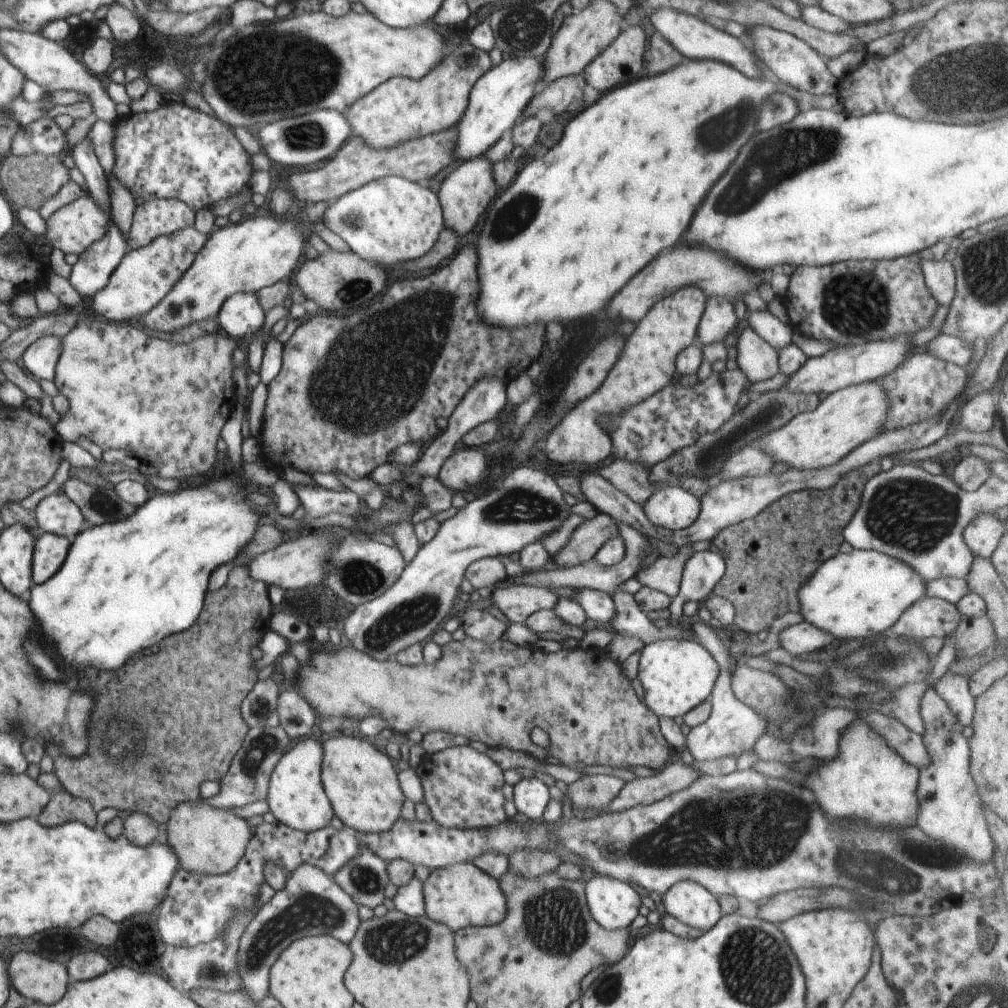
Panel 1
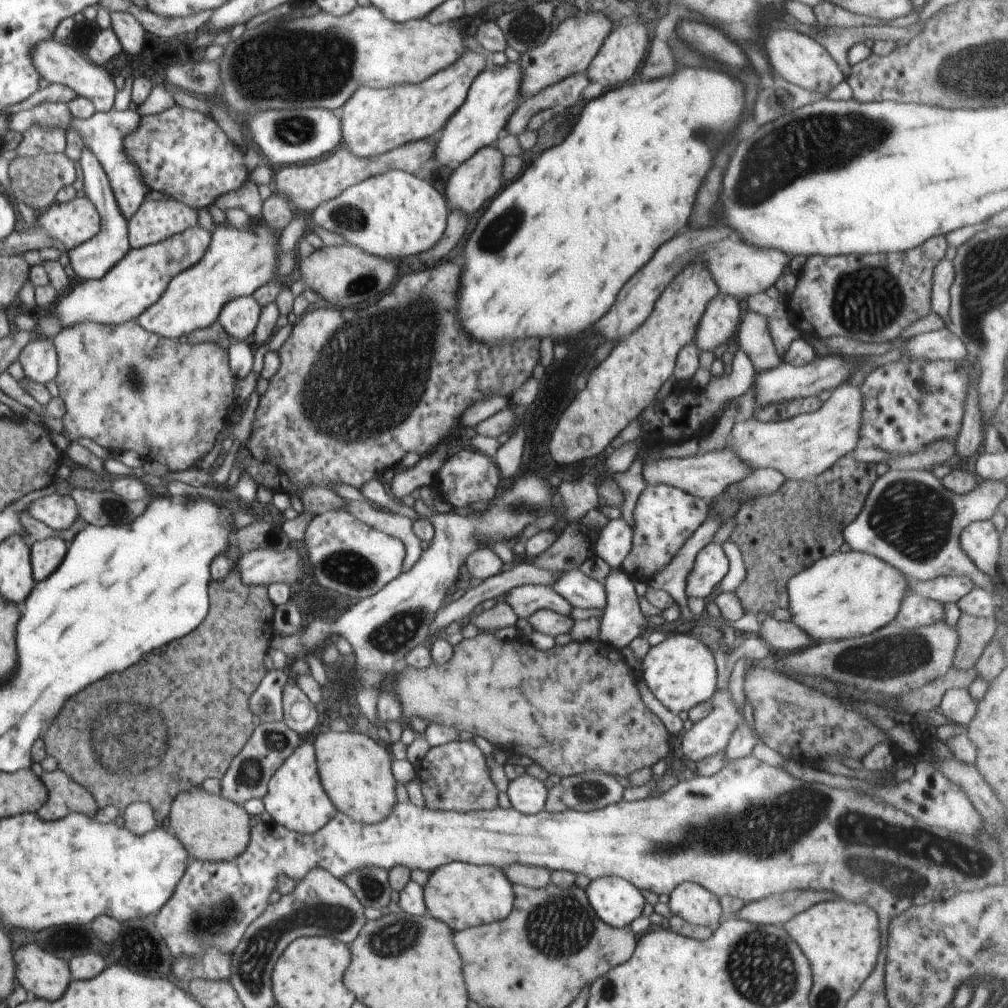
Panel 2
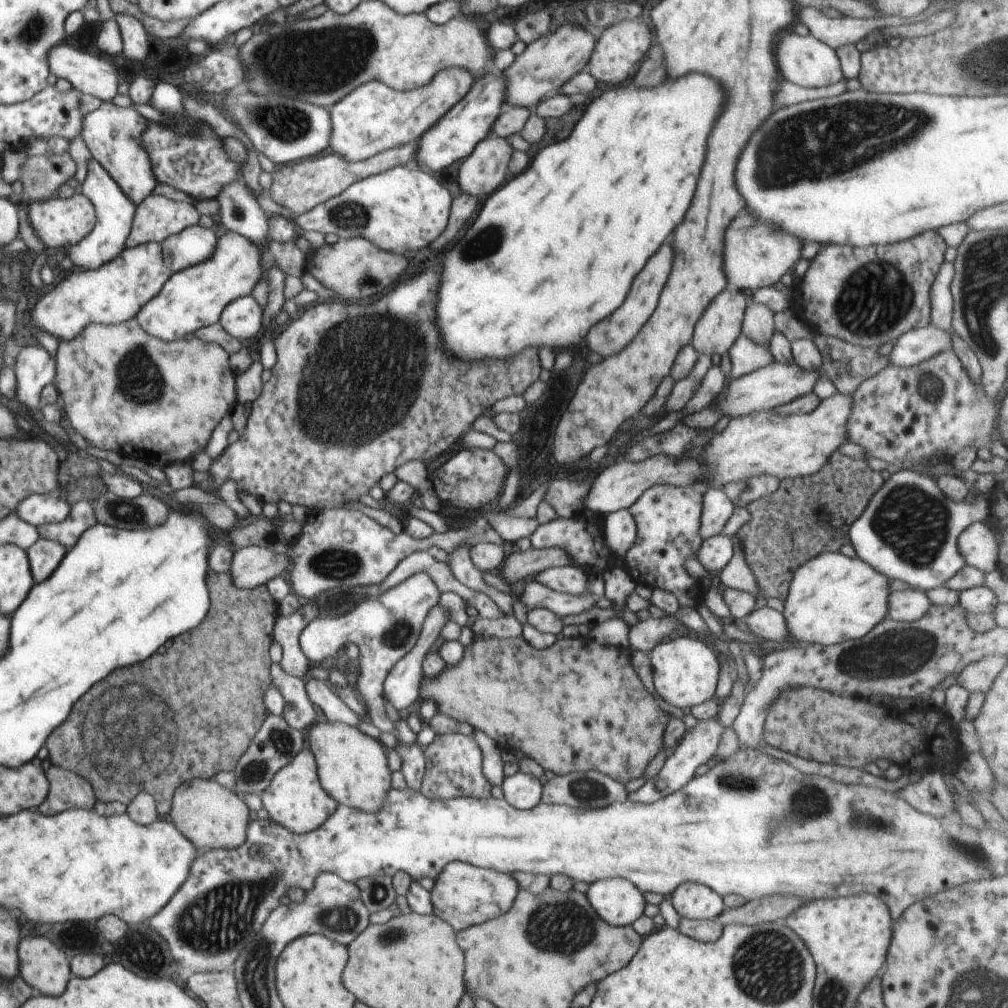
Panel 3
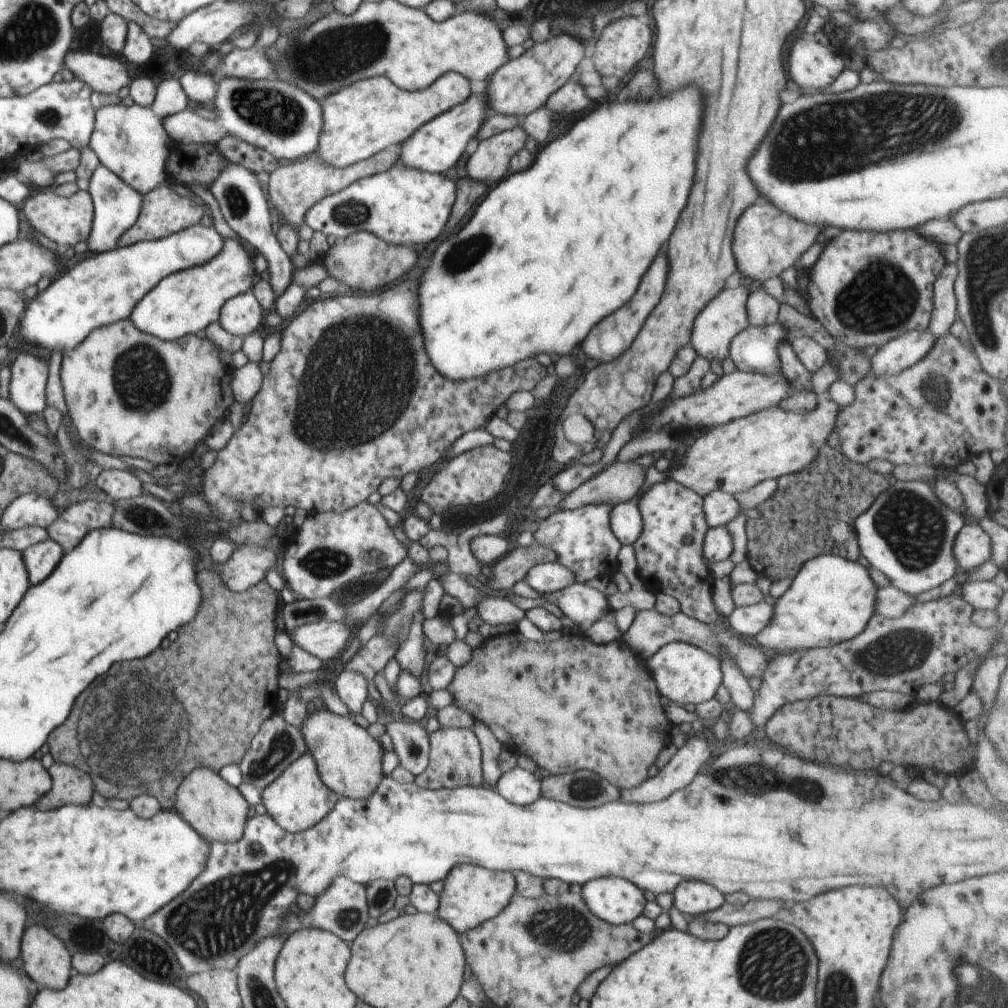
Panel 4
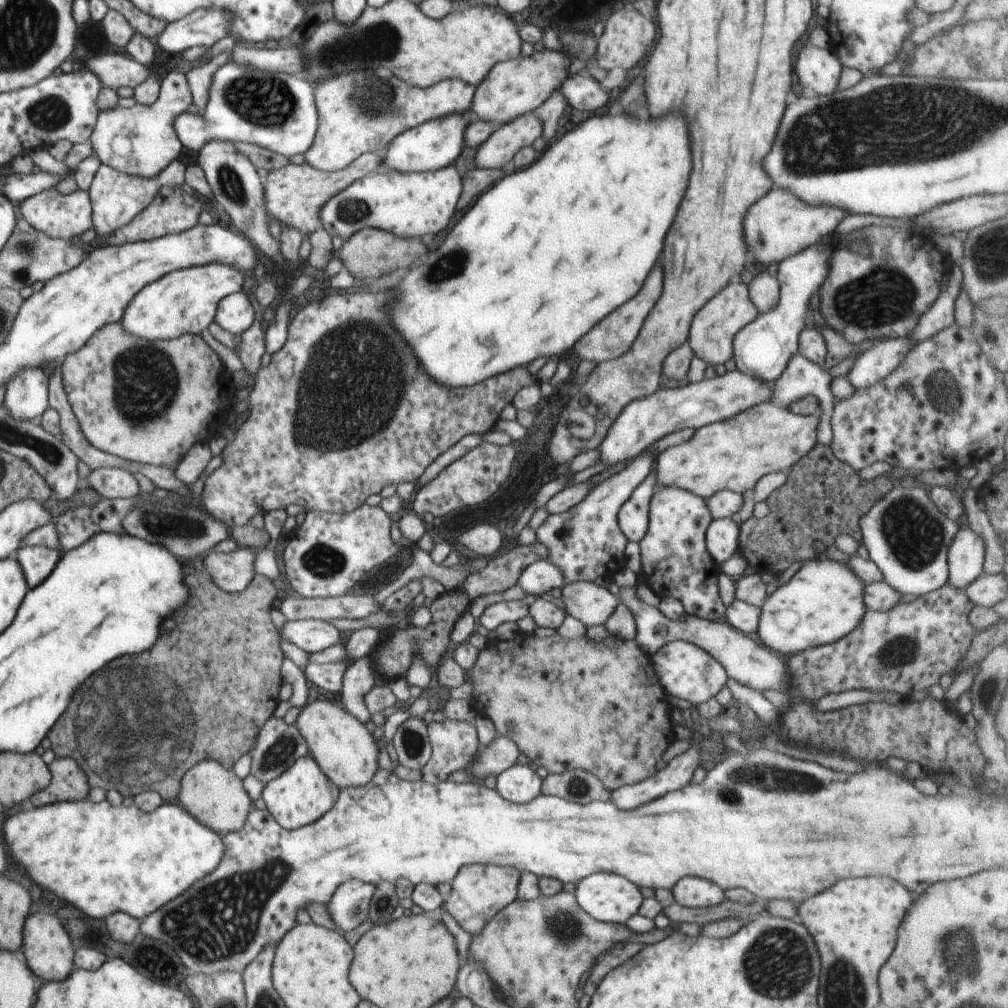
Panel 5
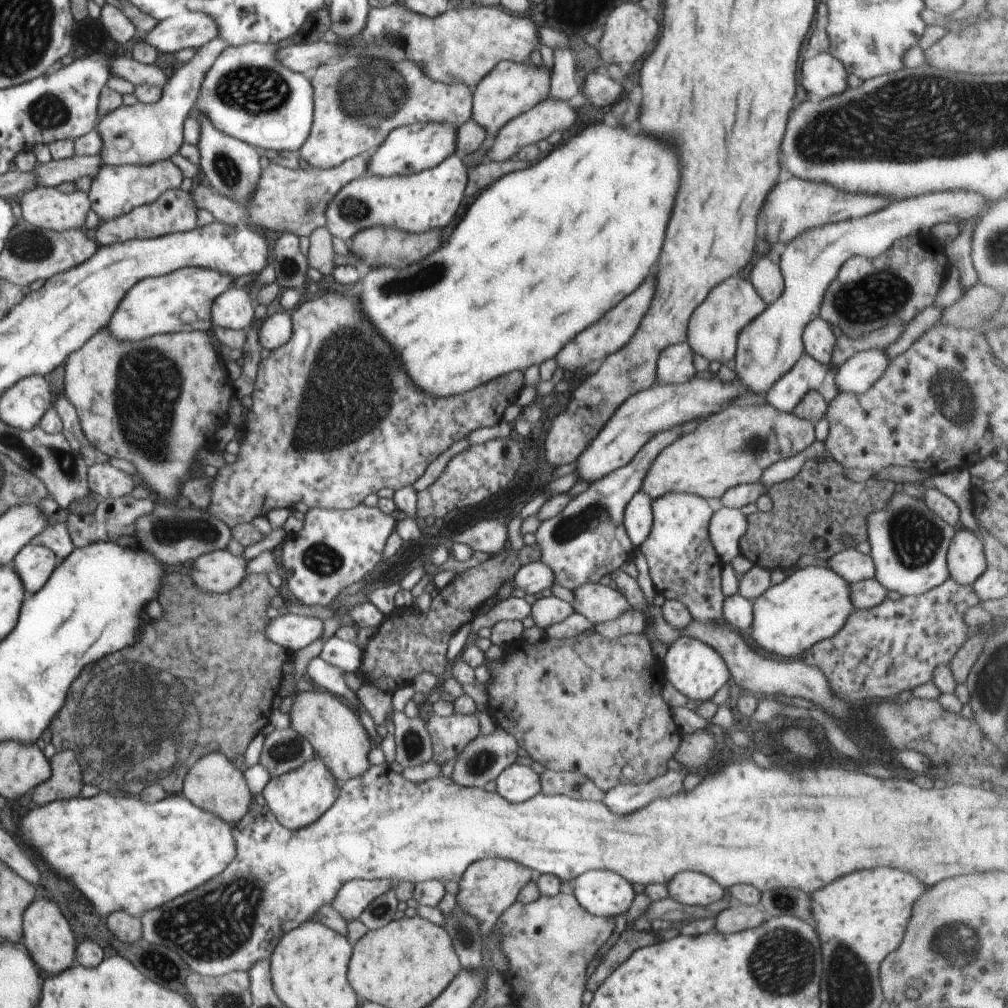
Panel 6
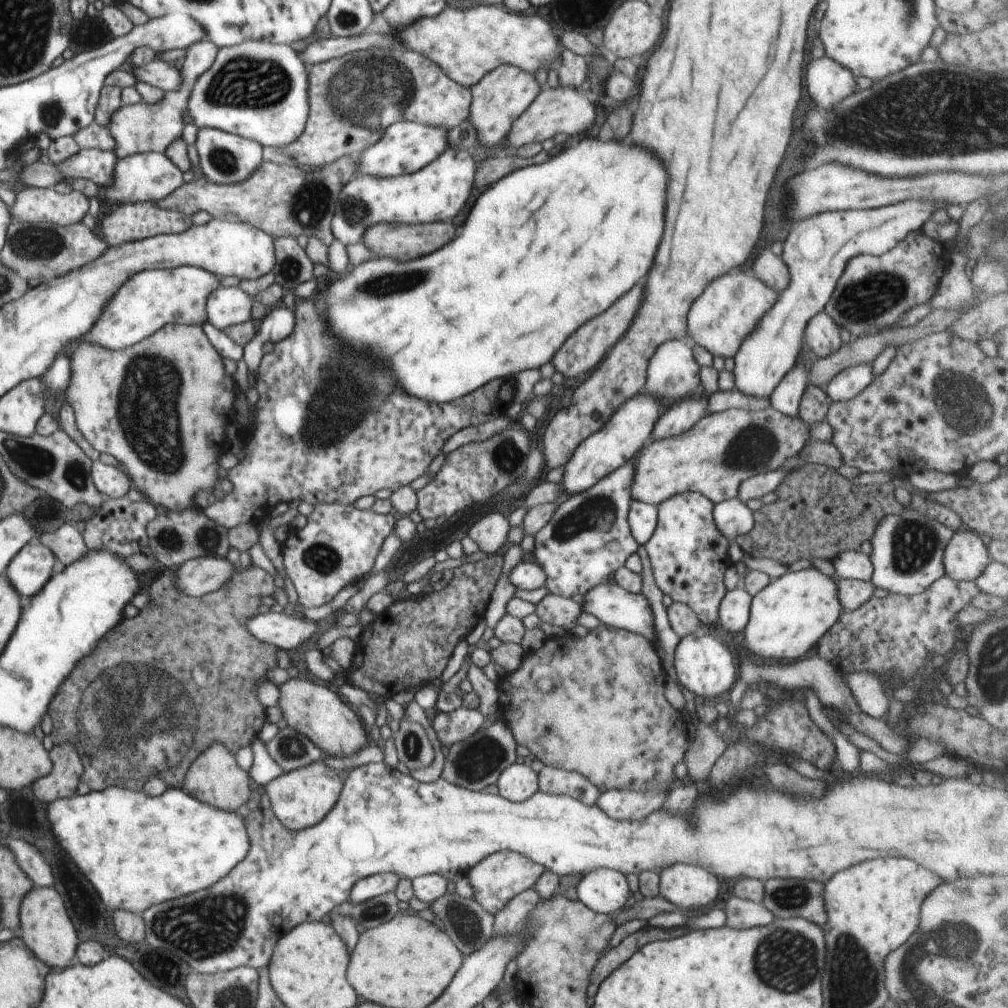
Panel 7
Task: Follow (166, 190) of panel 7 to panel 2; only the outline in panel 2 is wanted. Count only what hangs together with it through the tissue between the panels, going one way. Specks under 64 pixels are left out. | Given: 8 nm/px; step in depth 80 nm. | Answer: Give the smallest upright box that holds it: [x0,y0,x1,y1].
[66,147,131,280]

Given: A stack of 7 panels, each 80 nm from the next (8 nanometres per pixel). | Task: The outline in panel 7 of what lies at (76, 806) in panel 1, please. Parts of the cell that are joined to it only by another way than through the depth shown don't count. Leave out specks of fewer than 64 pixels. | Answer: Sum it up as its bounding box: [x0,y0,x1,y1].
[31,742,85,804]

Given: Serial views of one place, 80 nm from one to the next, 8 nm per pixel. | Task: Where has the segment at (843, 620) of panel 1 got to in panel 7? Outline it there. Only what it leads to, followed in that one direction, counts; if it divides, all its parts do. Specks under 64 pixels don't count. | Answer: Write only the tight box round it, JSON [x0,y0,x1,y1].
[743,567,843,661]

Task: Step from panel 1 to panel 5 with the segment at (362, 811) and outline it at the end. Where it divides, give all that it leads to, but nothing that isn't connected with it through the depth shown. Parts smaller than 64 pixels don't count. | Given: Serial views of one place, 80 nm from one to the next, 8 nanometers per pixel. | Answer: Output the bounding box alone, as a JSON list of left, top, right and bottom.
[295,700,381,790]

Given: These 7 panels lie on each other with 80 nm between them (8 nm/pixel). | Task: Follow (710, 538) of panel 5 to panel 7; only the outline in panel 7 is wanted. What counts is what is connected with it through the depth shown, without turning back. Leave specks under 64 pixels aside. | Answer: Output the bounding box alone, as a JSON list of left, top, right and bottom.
[714,498,756,564]

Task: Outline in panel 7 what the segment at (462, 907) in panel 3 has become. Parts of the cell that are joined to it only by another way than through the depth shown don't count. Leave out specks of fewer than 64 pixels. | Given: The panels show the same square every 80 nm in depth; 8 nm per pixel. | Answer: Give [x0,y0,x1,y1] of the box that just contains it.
[465,850,544,916]

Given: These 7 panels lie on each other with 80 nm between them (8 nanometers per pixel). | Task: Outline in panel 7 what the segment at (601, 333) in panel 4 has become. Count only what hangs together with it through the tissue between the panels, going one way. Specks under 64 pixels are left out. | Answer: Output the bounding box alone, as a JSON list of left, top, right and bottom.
[552,280,644,378]

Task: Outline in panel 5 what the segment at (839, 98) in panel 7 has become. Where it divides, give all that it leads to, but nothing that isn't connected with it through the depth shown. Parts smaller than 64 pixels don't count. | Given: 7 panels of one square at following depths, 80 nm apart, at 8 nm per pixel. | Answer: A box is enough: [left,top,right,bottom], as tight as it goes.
[794,46,843,96]

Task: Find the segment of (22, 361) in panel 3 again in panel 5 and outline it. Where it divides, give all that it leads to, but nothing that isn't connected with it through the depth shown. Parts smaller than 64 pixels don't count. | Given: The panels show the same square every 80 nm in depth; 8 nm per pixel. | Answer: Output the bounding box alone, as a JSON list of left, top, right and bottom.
[4,368,50,422]

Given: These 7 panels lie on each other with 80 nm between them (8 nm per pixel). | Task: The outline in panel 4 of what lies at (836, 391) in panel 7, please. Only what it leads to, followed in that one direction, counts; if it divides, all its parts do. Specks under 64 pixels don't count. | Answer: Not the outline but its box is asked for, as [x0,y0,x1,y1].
[868,329,940,377]

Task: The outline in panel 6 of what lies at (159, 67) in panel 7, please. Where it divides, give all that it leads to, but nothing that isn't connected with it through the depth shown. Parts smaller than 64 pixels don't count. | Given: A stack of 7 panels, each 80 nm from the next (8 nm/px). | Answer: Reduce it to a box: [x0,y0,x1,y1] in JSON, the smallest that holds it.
[108,56,169,89]

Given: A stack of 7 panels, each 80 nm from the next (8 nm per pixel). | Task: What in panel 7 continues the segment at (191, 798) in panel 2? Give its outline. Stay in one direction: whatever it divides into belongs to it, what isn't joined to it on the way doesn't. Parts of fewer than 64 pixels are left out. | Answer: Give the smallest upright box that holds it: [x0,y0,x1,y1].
[183,742,251,812]

